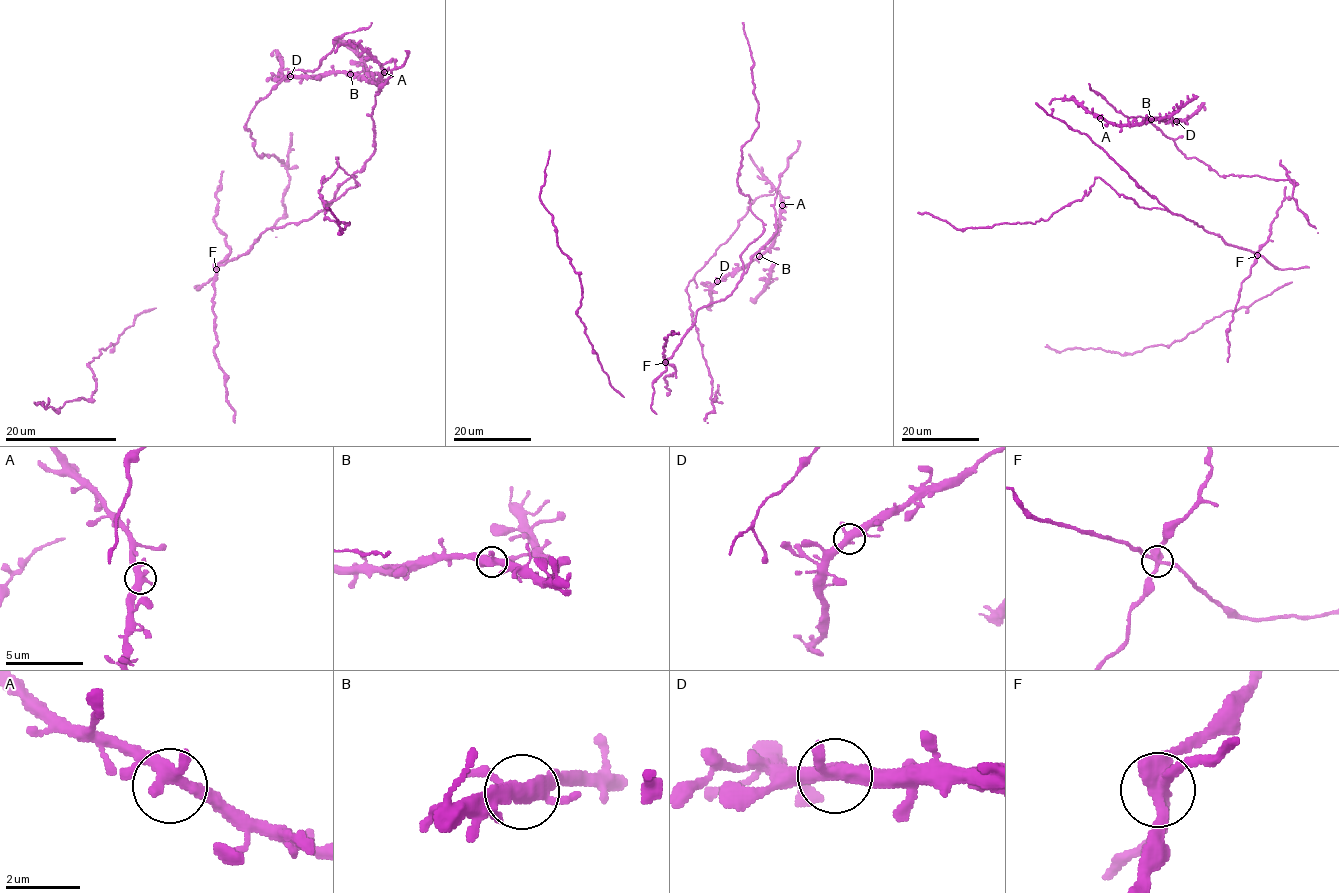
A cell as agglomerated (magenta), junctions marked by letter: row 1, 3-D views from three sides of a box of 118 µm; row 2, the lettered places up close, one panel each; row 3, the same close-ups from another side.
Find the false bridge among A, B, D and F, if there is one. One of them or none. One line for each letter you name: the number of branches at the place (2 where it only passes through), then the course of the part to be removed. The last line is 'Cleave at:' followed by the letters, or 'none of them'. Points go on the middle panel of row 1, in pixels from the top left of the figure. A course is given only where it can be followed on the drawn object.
F: Branches: 4. Course of the part to remove: (665, 363), (663, 346), (667, 340), (664, 338), (672, 332), (679, 333)
Cleave at: F

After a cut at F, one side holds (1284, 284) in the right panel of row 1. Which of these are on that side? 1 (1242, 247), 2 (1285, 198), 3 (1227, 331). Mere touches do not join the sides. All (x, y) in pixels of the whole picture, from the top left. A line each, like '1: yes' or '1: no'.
1: yes
2: no
3: no

